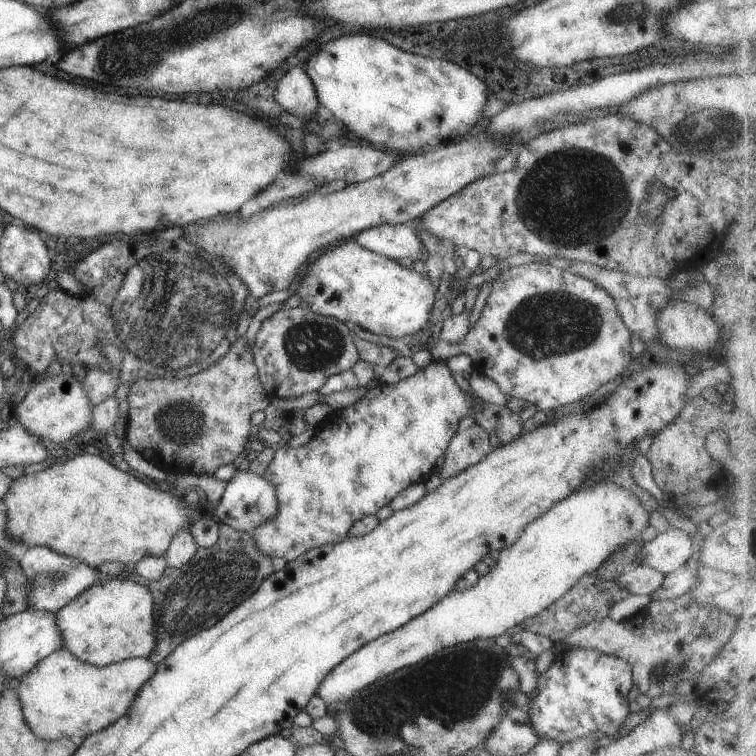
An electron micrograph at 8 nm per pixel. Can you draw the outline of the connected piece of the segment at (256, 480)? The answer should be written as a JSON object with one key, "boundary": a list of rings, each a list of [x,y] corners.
{"boundary":[[[236,470],[233,476],[225,483],[219,504],[210,508],[212,517],[222,524],[227,524],[235,530],[250,533],[255,526],[263,524],[267,518],[275,516],[276,494],[275,488],[262,476],[256,476],[247,470]]]}

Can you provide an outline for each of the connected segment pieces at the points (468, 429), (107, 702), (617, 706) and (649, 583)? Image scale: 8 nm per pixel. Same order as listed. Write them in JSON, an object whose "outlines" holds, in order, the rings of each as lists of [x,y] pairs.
{"outlines":[[[[465,423],[449,441],[442,467],[436,476],[440,480],[453,478],[462,470],[483,460],[490,449],[487,429],[475,423]]],[[[61,647],[23,674],[13,692],[19,698],[23,720],[35,738],[80,741],[115,722],[127,710],[141,684],[155,674],[155,668],[156,664],[143,657],[127,658],[102,667],[93,666],[79,662]]],[[[594,648],[564,649],[560,654],[553,656],[550,666],[546,666],[543,671],[539,672],[535,688],[527,695],[530,700],[525,707],[526,713],[529,714],[528,721],[531,722],[531,728],[537,734],[538,742],[551,740],[562,745],[577,738],[598,741],[599,738],[615,736],[629,715],[626,698],[631,685],[631,665],[623,659],[600,653]]],[[[638,564],[633,570],[619,573],[615,578],[615,584],[625,588],[629,594],[649,595],[657,586],[661,586],[665,574],[653,570],[648,566]]]]}

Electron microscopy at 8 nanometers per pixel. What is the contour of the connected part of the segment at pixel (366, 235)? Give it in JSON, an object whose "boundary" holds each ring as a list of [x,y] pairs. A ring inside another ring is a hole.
{"boundary":[[[404,223],[379,225],[355,232],[352,241],[375,254],[397,261],[401,258],[420,260],[423,254],[420,238]]]}

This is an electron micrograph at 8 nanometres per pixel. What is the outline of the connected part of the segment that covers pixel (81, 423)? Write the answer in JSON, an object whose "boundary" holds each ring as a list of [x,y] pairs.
{"boundary":[[[55,374],[51,378],[42,377],[23,395],[15,404],[15,417],[17,424],[23,426],[29,434],[35,434],[35,438],[49,440],[50,442],[63,442],[69,440],[81,430],[90,426],[91,404],[87,394],[83,394],[81,381],[75,375],[65,376]]]}

